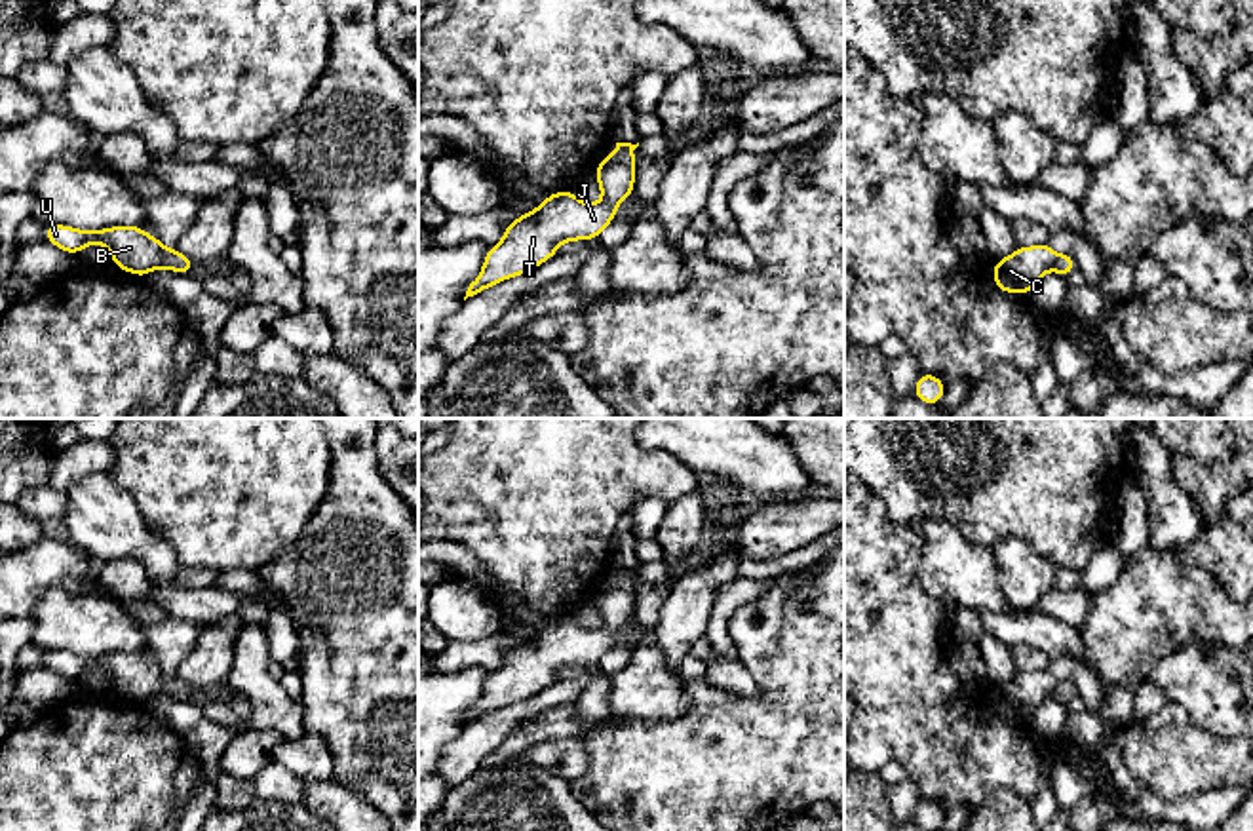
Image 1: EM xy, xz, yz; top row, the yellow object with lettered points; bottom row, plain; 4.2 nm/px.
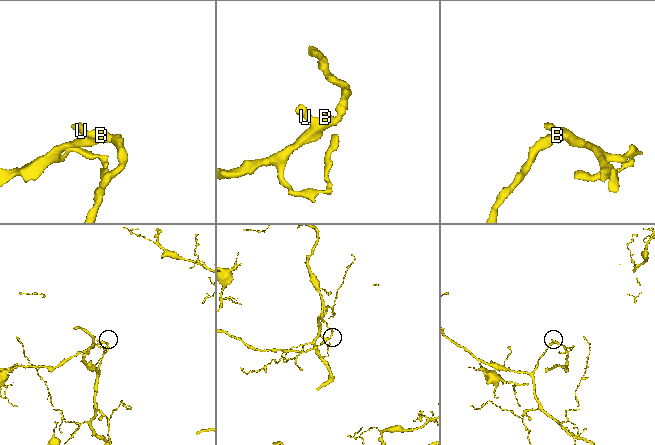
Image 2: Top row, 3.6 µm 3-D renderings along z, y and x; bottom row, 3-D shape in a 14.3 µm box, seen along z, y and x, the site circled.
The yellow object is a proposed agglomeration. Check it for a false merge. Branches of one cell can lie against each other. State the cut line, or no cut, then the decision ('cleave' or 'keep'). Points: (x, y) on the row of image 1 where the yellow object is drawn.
cut in xz along (603, 198), (615, 206); cleave

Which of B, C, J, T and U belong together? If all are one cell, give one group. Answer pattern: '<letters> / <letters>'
B J T U / C

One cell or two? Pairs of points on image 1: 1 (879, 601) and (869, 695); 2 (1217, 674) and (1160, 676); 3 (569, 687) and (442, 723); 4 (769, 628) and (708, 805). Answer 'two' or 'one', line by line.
1: one
2: one
3: two
4: one

